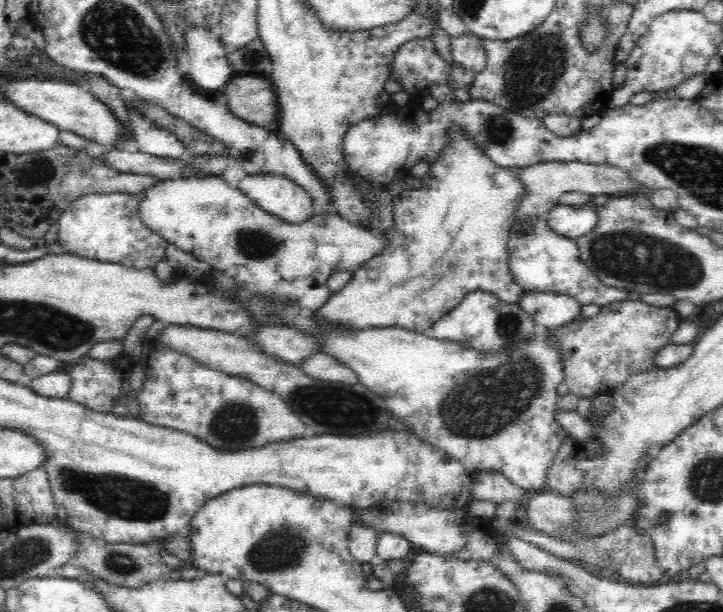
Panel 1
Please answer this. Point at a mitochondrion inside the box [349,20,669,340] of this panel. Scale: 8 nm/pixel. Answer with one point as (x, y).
(532, 72)

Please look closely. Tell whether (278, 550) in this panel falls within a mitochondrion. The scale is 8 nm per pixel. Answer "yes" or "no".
yes

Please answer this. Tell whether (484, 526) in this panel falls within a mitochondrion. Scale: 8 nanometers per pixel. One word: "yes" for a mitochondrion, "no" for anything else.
no

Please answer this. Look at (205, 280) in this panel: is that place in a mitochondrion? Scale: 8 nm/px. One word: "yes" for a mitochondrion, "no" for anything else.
no

